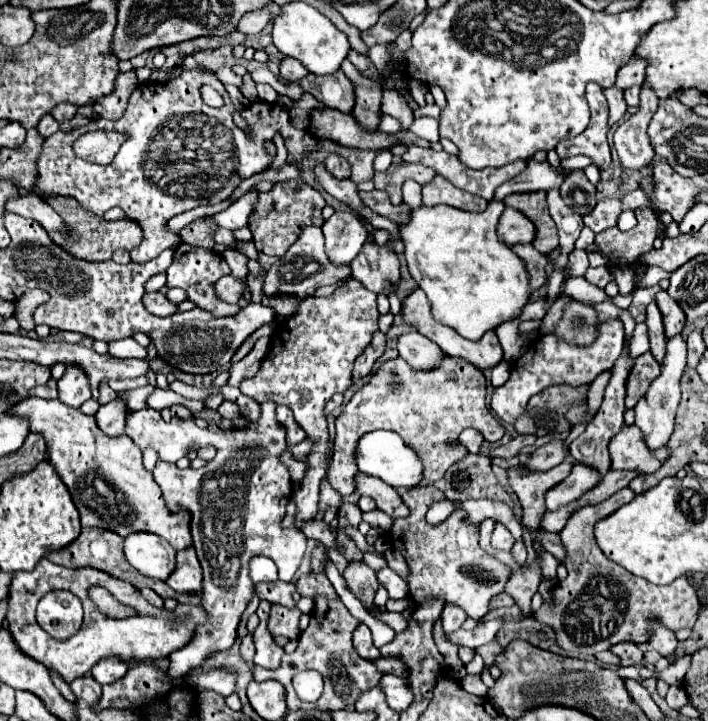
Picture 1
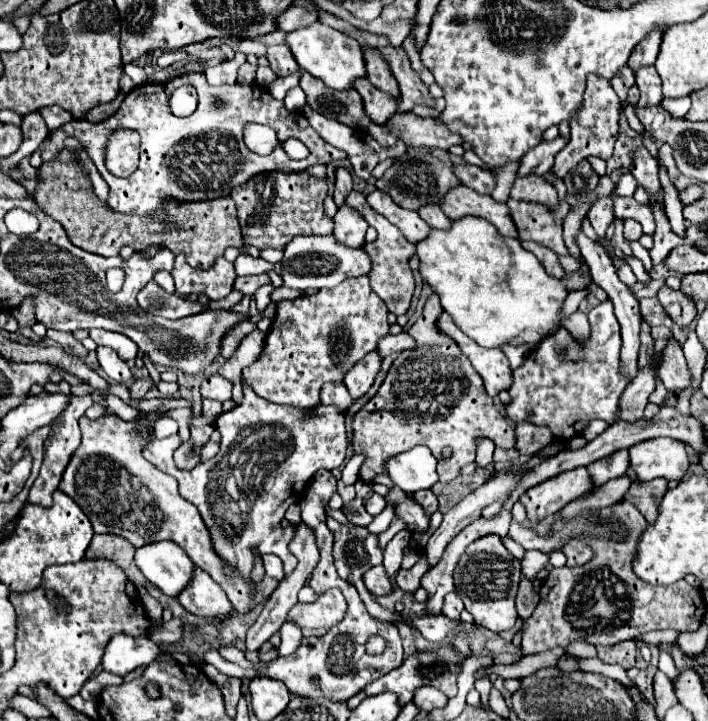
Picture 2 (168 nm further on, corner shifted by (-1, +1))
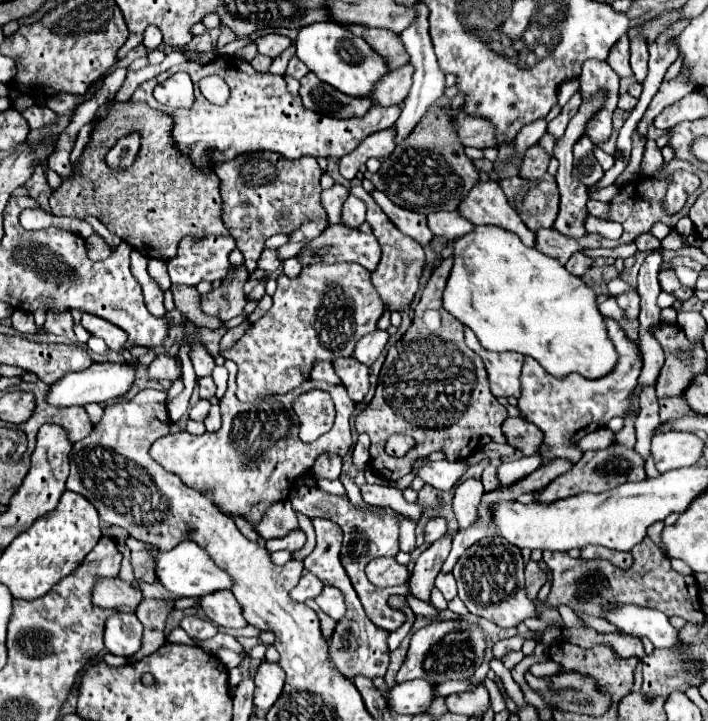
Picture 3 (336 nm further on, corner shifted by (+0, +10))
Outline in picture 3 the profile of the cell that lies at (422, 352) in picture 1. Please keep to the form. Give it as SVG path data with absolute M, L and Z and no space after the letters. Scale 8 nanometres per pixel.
M374 330L374 332L370 332L370 334L366 334L366 336L362 336L362 338L358 340L358 346L354 348L354 354L352 354L352 356L354 356L358 362L362 362L362 364L372 366L374 360L376 360L376 358L380 356L380 352L384 350L386 342L388 342L388 332L384 332L384 330Z

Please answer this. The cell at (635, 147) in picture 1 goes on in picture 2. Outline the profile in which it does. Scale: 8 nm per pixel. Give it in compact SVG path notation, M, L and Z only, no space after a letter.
M641 67L635 73L635 83L641 91L641 99L639 99L637 107L655 107L663 101L661 79L659 79L655 67Z

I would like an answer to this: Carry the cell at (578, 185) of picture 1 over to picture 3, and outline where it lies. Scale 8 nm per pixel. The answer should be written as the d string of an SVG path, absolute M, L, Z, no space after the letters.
M586 134L574 144L574 176L586 186L598 184L604 176L602 166L594 158L594 144Z

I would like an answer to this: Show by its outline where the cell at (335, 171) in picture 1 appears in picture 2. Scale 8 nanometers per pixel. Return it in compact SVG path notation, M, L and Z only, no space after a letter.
M337 167L337 171L335 171L335 193L333 193L337 207L343 205L343 199L345 199L345 195L347 195L351 189L353 189L351 171L349 171L347 167Z

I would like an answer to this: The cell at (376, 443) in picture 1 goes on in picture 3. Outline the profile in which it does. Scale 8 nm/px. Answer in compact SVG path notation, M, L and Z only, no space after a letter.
M416 460L412 470L430 486L438 488L438 490L452 490L460 480L462 476L466 474L468 470L468 464L466 460L462 462L448 462L448 460L442 460L442 462L428 462L428 460Z

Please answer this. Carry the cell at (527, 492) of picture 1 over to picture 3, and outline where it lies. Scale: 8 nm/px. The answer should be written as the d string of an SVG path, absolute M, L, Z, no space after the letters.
M612 444L604 450L584 452L584 456L580 458L580 462L576 466L572 466L566 474L562 474L562 478L556 478L554 482L550 482L550 486L540 490L540 502L548 504L548 502L554 502L560 498L582 494L582 492L606 492L624 482L640 482L644 478L646 478L644 458L636 450Z

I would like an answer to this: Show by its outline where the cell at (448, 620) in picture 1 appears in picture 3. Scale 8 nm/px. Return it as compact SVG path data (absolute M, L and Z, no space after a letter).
M438 574L436 588L444 594L446 600L452 600L456 596L456 580L452 574Z

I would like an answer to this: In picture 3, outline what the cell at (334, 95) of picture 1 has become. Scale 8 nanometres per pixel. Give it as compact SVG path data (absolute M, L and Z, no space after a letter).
M306 74L300 80L300 98L302 104L308 110L314 110L318 114L326 114L332 118L354 118L368 112L372 106L372 100L368 98L350 98L332 86L326 86L326 82L314 78L314 74Z

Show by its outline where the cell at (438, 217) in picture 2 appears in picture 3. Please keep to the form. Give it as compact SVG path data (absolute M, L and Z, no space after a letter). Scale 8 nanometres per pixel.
M434 212L428 216L428 228L436 236L446 236L448 240L454 240L458 236L468 234L474 224L466 220L460 212Z

